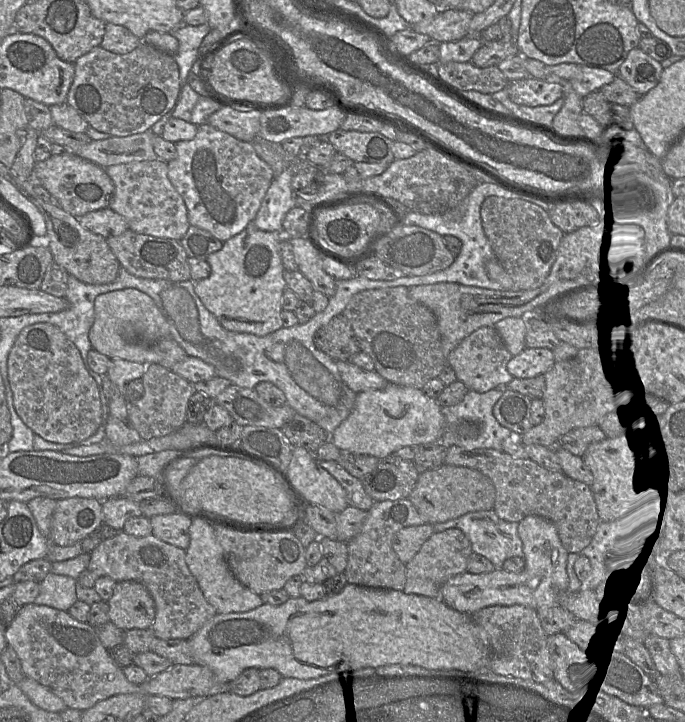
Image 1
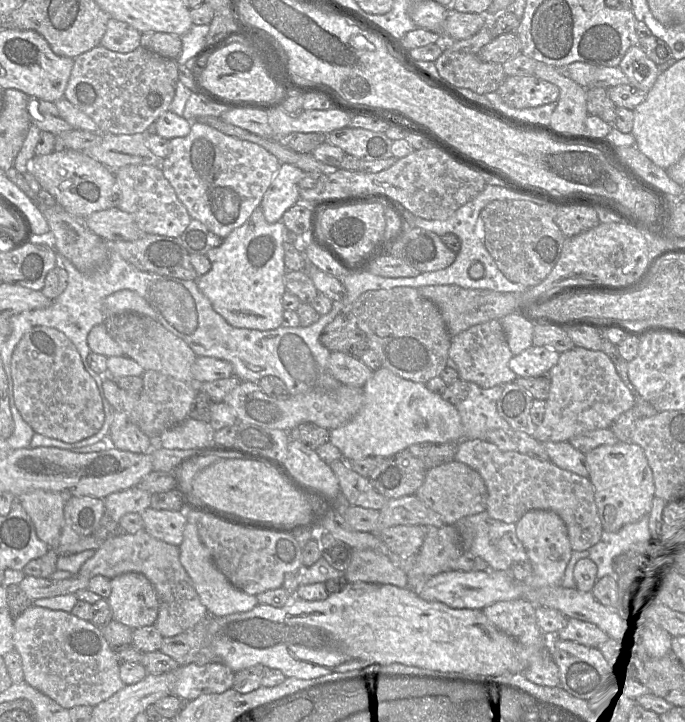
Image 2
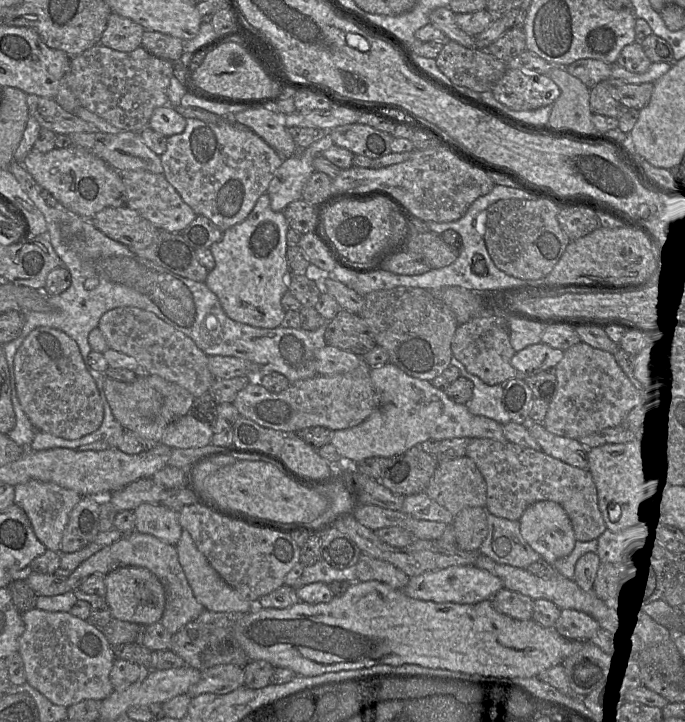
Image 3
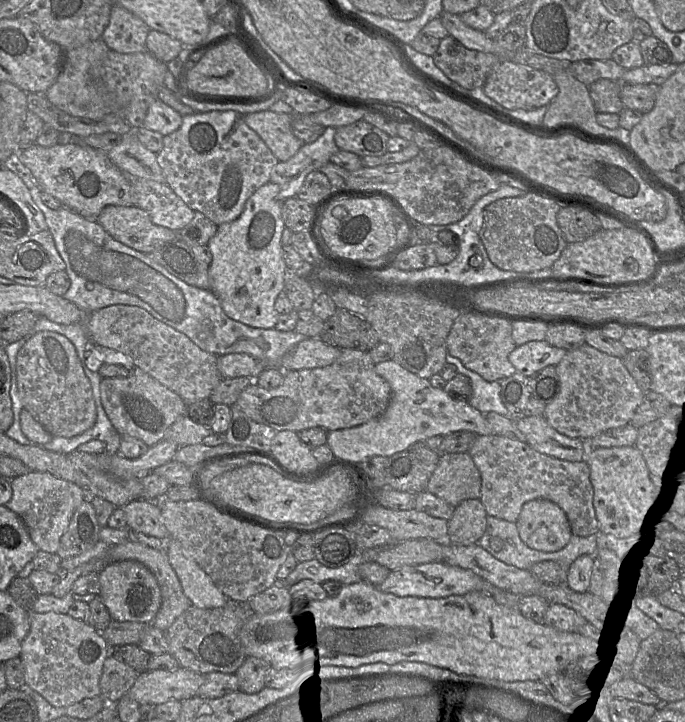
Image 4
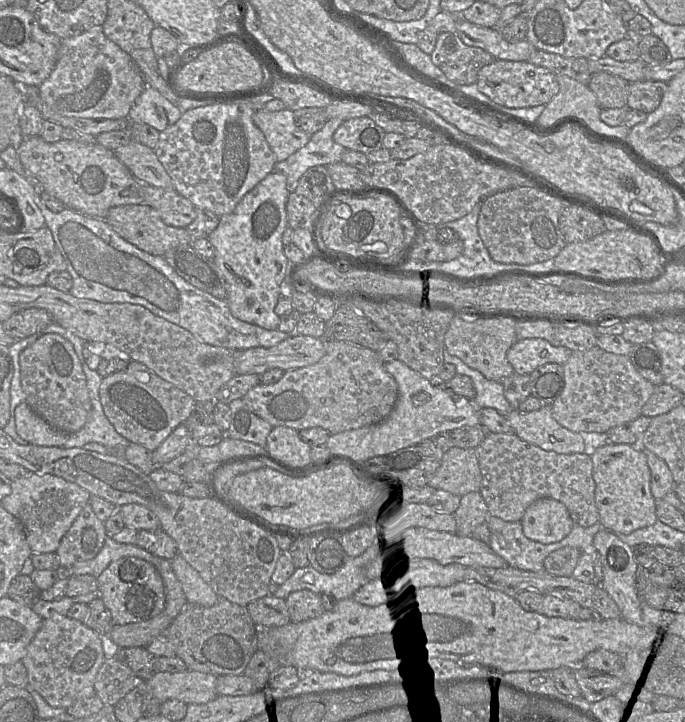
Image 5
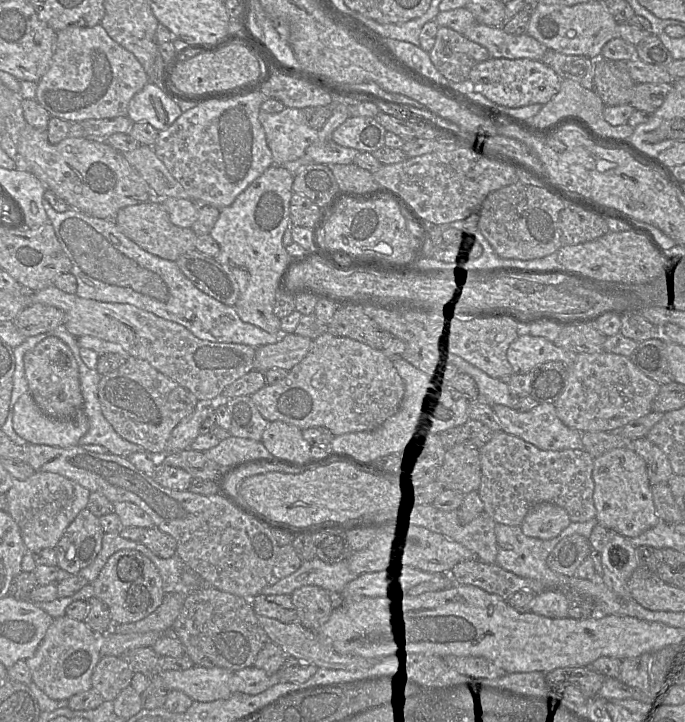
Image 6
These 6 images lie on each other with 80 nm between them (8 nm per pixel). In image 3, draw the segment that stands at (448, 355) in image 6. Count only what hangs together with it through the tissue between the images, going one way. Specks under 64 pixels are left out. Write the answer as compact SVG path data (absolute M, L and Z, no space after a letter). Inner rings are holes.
M453 354L450 364L459 369L460 376L468 378L474 385L472 397L465 403L472 414L491 418L500 424L511 421L502 400L504 383L486 384L478 376L469 373Z

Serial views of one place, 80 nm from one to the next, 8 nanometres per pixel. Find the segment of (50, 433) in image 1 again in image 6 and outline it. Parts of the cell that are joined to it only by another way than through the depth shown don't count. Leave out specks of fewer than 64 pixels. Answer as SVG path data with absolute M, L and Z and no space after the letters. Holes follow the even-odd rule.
M48 336L24 355L24 370L28 392L36 405L48 417L65 421L83 410L77 362L70 348L59 338Z

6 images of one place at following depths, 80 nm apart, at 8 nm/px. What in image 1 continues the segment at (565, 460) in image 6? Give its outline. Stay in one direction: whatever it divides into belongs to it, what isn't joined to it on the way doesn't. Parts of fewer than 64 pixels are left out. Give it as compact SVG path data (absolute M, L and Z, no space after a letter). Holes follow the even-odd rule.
M447 447L445 464L476 469L489 477L495 487L493 510L499 518L519 522L527 515L538 515L552 521L568 553L586 548L601 522L591 486L566 476L562 471L547 469L529 458L515 458L492 448L467 449Z

